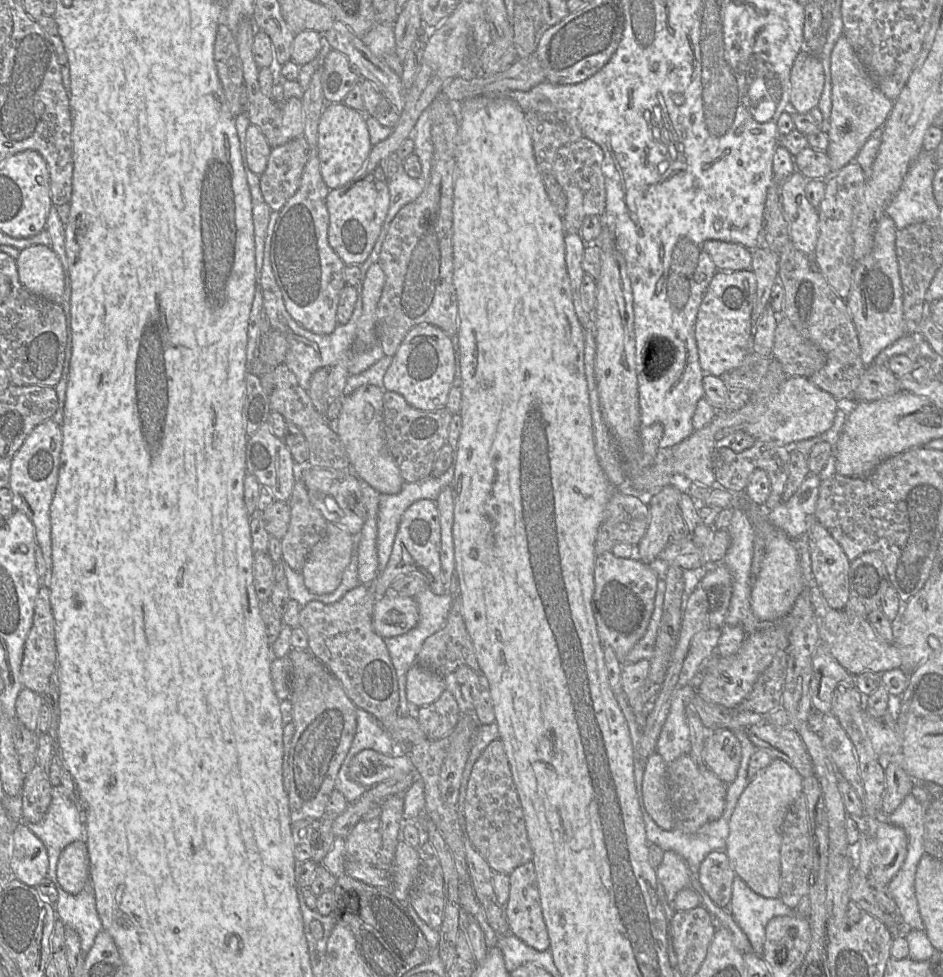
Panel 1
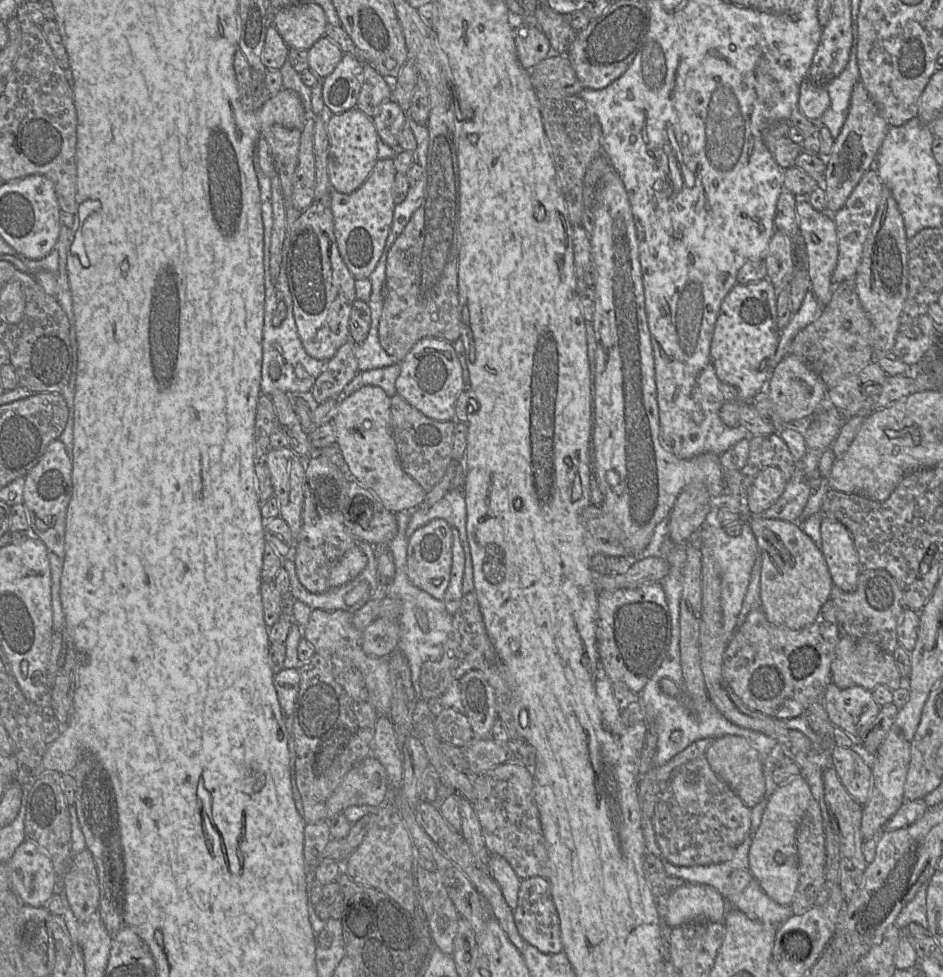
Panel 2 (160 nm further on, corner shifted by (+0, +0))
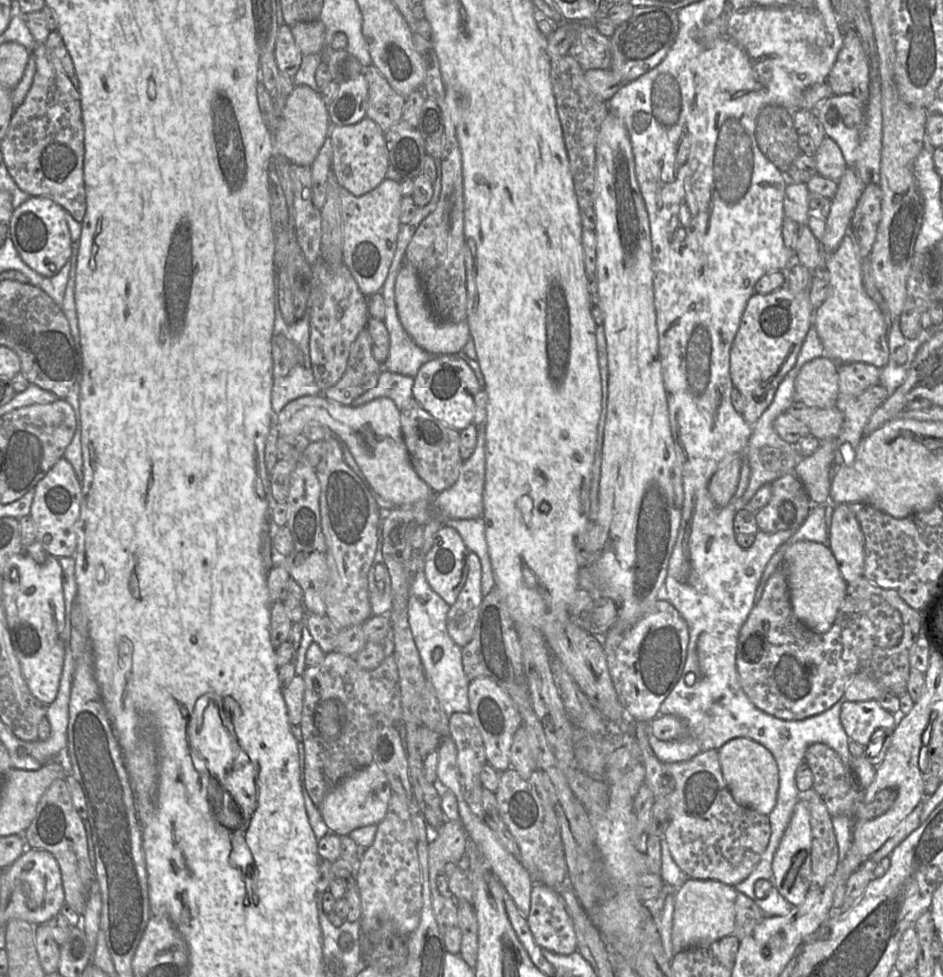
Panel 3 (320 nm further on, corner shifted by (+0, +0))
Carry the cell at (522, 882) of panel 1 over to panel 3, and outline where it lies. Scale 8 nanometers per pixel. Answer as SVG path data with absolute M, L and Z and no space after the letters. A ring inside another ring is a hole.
M534 883L526 920L535 942L542 949L559 955L577 951L573 921L562 898L551 887Z

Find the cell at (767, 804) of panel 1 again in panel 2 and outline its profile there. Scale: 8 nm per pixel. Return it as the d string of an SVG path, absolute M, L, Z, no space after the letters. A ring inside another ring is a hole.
M802 775L792 779L787 784L778 785L772 795L768 798L761 823L752 835L752 843L748 854L748 869L767 896L780 905L791 905L798 886L799 869L796 835L801 819L812 798L808 782Z

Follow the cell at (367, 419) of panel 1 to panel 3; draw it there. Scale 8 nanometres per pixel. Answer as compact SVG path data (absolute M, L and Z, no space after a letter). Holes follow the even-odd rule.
M323 394L303 396L289 402L275 417L280 437L295 446L295 451L303 451L310 443L302 435L307 423L319 422L329 427L347 445L373 489L396 507L433 499L435 493L412 466L402 434L400 410L391 399L379 397L355 407L332 401Z

